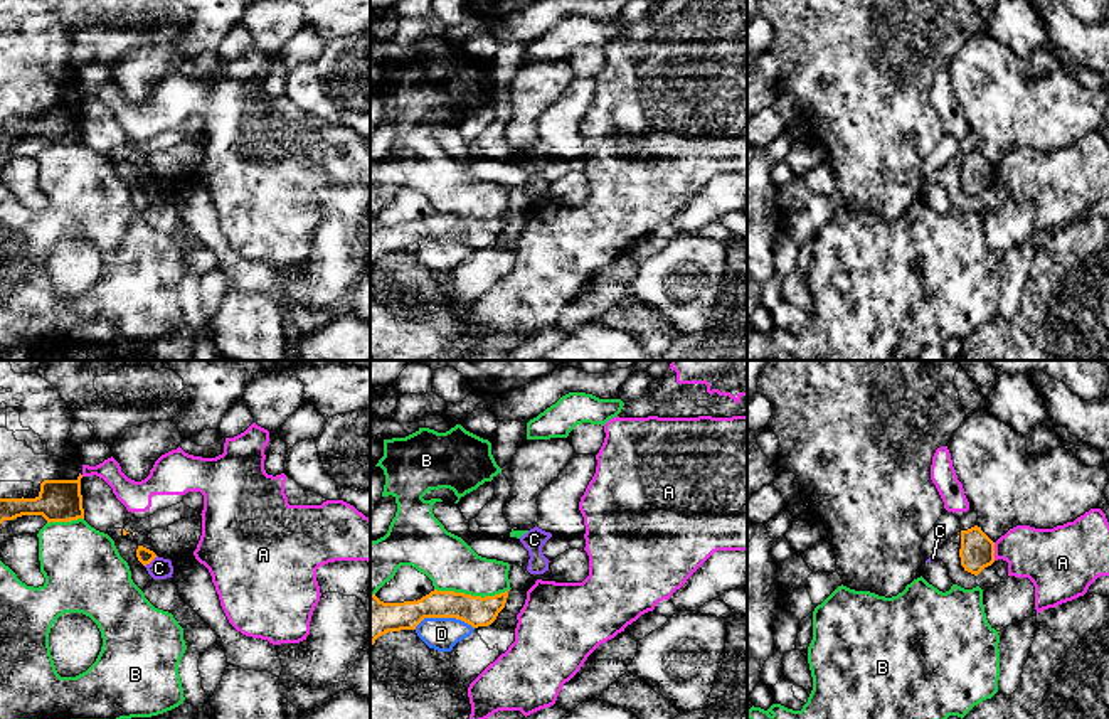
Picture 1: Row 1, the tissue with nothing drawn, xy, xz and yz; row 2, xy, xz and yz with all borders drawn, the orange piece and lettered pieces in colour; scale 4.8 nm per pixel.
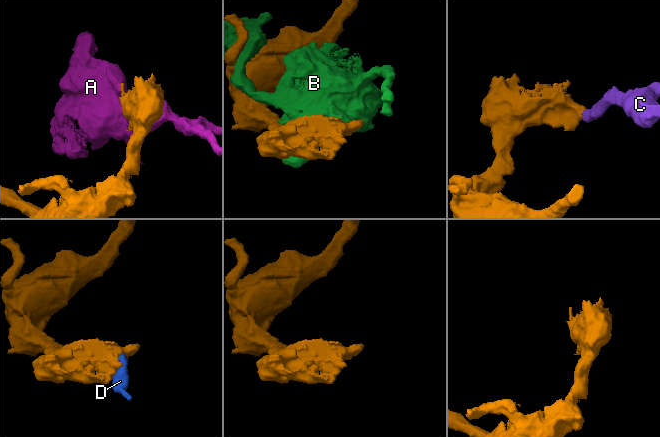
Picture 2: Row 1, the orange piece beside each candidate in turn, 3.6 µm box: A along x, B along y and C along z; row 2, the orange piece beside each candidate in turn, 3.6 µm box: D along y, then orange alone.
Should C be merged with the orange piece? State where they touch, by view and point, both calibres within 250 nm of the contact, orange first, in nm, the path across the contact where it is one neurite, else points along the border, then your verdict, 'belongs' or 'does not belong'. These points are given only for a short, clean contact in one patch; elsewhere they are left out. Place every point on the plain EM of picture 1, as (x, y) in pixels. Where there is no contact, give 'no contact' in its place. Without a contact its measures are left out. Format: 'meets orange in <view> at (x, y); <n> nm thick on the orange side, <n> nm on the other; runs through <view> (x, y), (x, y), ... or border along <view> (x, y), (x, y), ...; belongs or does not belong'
meets orange in xy at (150, 184); 80 nm thick on the orange side, 100 nm on the other; border along xy (157, 179), (145, 189); does not belong

